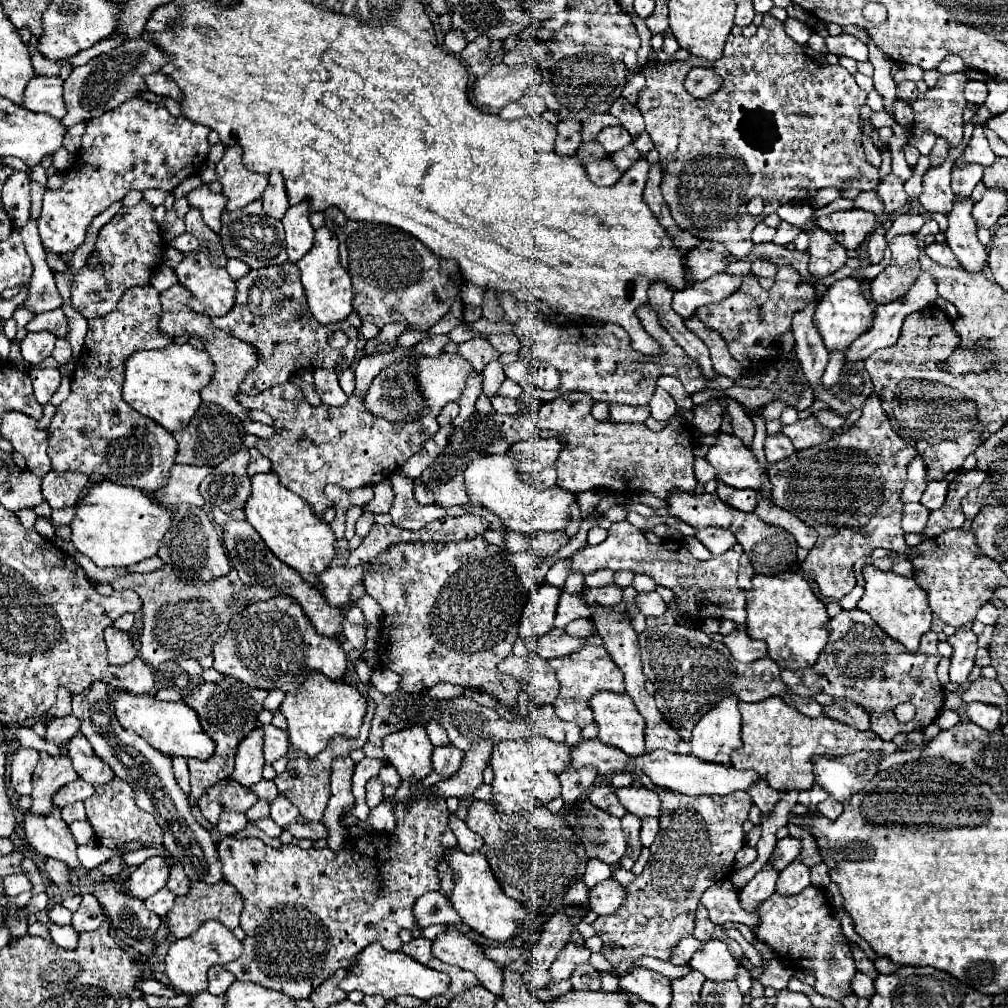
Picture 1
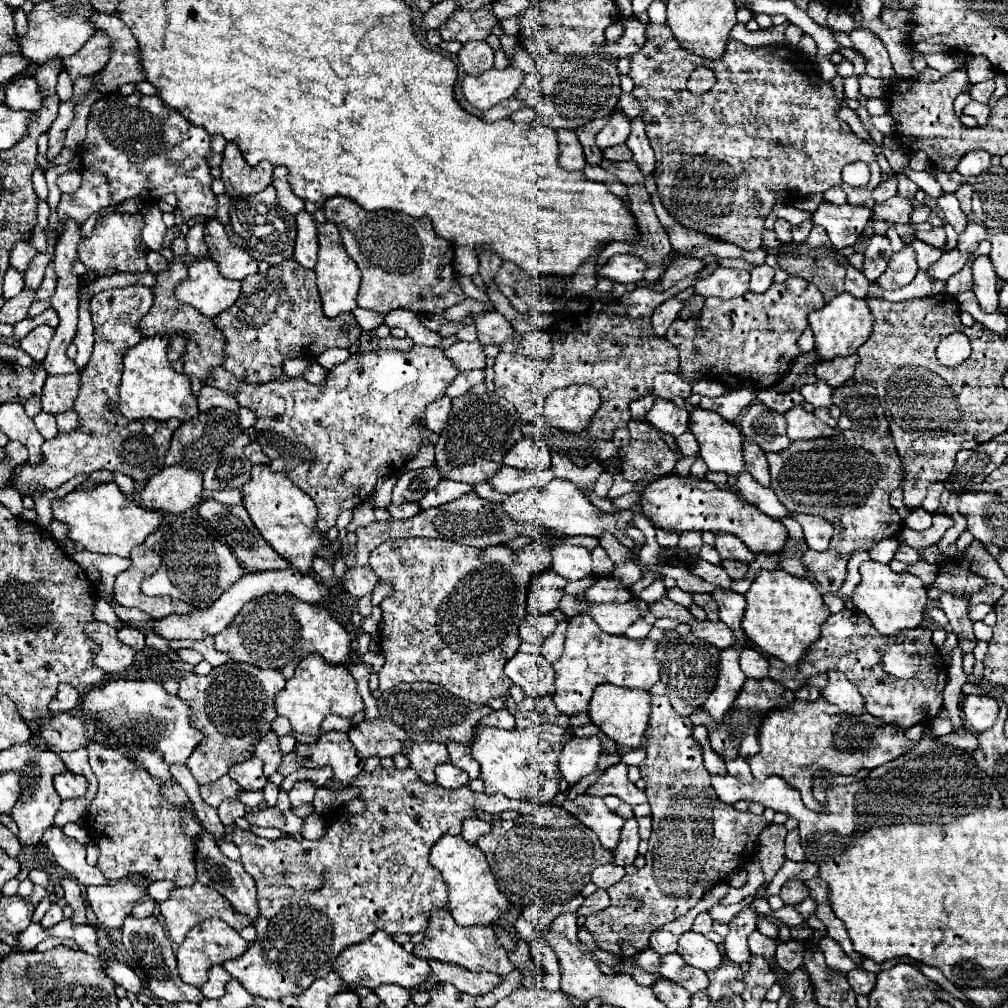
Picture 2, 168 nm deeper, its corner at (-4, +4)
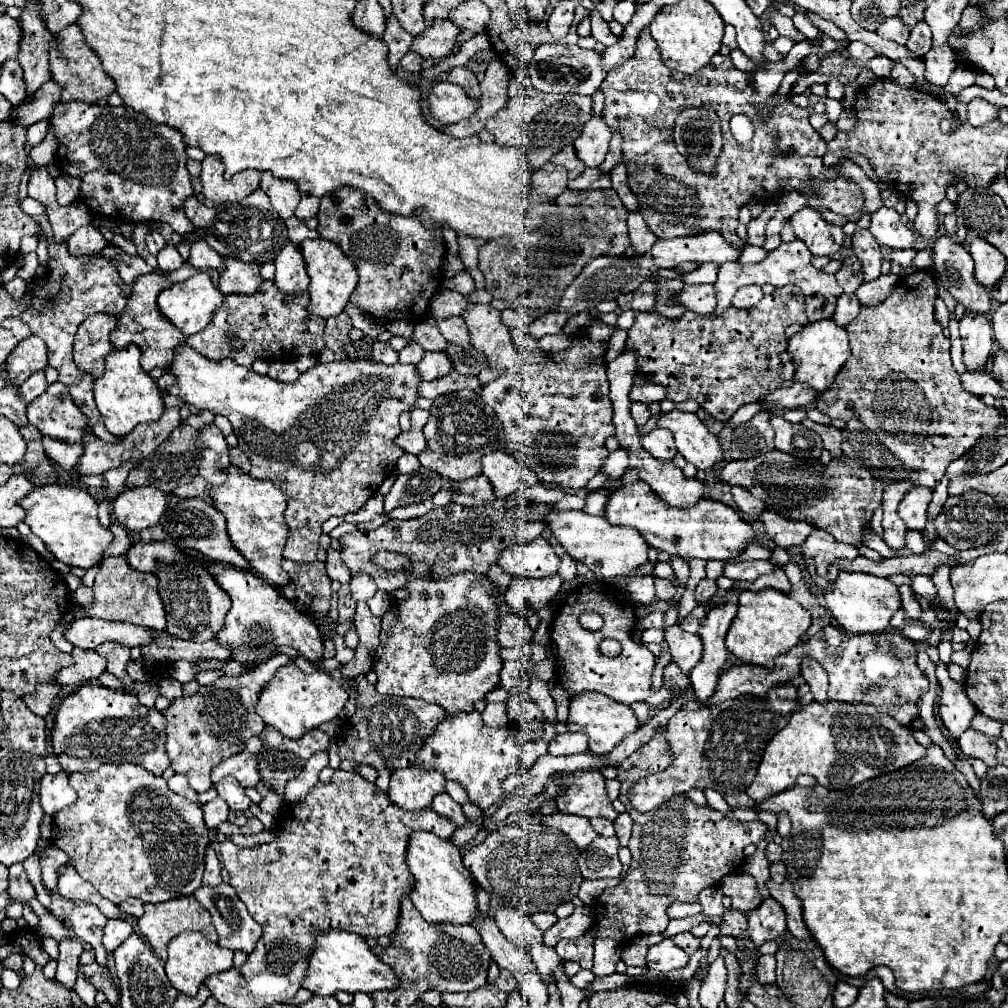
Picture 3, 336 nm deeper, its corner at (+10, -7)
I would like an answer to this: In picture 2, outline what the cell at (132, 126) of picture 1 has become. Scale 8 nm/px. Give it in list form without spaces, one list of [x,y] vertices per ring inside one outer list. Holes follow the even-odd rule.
[[[132,93],[128,97],[120,95],[108,95],[104,99],[98,99],[92,105],[90,117],[88,117],[88,133],[86,139],[80,145],[80,161],[82,161],[82,185],[72,195],[62,195],[58,205],[58,217],[62,233],[64,219],[72,217],[78,223],[84,223],[92,213],[100,211],[102,207],[116,207],[118,203],[140,197],[140,199],[162,199],[168,193],[174,193],[178,197],[178,209],[182,211],[182,221],[188,223],[188,219],[202,215],[202,217],[214,217],[216,213],[216,195],[210,189],[212,175],[210,167],[206,163],[206,155],[210,153],[210,135],[204,131],[204,127],[196,127],[190,121],[186,121],[178,111],[172,111],[170,107],[164,107],[160,103],[160,97],[148,97],[142,93]]]

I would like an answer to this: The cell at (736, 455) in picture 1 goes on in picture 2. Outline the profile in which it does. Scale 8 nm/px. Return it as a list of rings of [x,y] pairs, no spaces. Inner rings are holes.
[[[694,407],[690,413],[690,431],[698,439],[700,457],[710,471],[734,475],[744,469],[742,435],[734,423],[714,411]]]

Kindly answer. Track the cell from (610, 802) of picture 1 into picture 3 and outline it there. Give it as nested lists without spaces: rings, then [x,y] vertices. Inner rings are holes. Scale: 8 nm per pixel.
[[[592,818],[590,824],[592,824],[592,828],[594,828],[600,836],[612,836],[612,834],[614,834],[614,824],[612,824],[612,820]]]

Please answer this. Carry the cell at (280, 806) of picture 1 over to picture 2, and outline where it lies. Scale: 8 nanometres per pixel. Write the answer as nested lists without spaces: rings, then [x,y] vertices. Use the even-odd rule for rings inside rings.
[[[298,781],[292,789],[290,789],[290,803],[292,807],[300,807],[300,805],[308,805],[314,799],[316,793],[316,785],[312,781]]]

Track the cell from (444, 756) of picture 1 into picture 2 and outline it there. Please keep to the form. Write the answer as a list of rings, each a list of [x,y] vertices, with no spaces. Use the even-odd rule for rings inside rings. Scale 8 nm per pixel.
[[[444,763],[440,767],[436,767],[436,783],[440,787],[446,787],[446,789],[458,789],[458,787],[464,787],[468,785],[468,775],[464,771],[460,771],[458,767],[454,767],[452,763]]]

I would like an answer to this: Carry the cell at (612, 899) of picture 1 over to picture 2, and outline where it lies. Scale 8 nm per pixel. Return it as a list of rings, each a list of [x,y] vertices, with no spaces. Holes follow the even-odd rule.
[[[598,889],[596,893],[592,893],[590,897],[584,899],[584,903],[582,903],[580,909],[578,909],[578,915],[582,915],[582,917],[594,915],[594,913],[606,909],[608,905],[610,905],[610,897],[608,897],[608,893],[606,893],[604,889]]]

